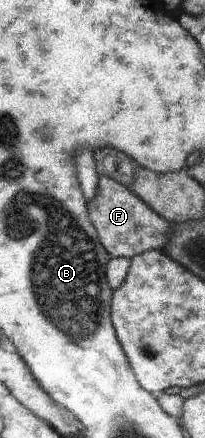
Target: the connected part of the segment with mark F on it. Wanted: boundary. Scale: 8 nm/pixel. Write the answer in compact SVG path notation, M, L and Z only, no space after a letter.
M106 175L100 176L97 195L89 200L88 207L99 241L112 258L124 257L132 260L133 256L142 255L146 251L164 249L169 242L171 223L154 212L130 188Z

